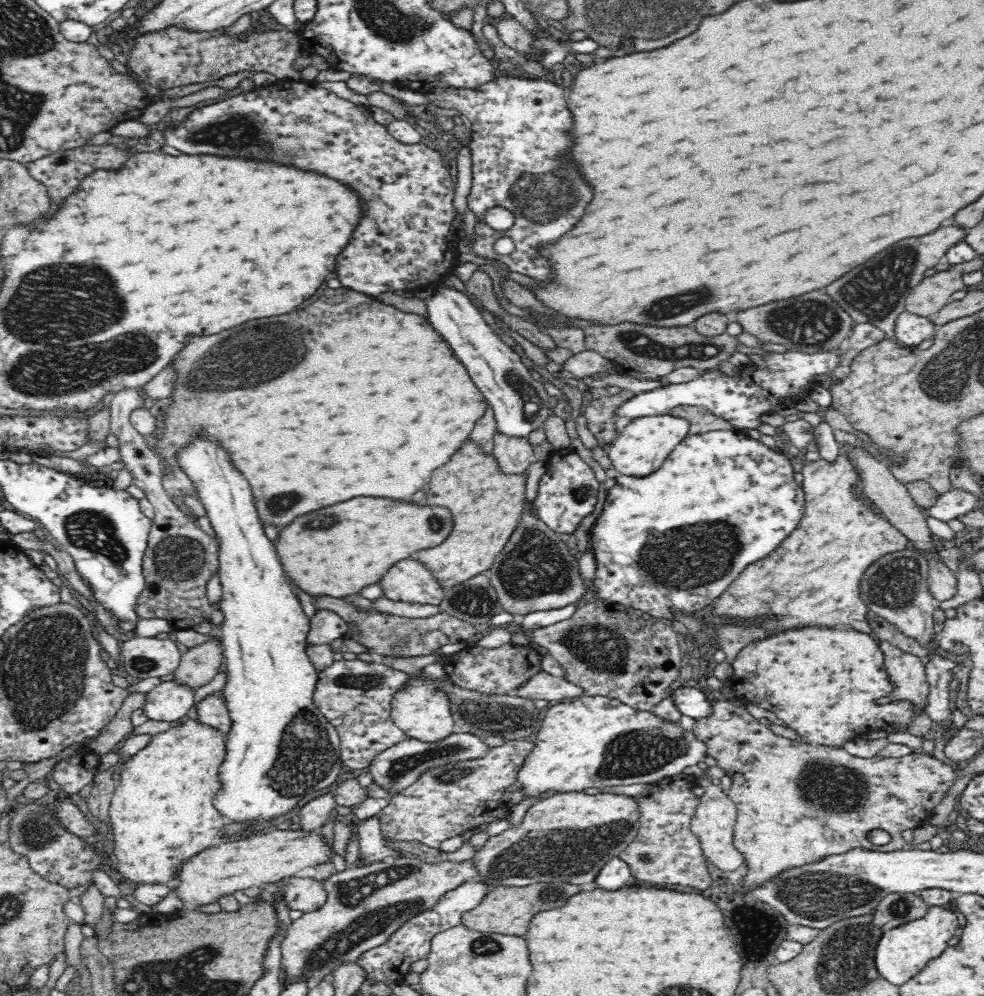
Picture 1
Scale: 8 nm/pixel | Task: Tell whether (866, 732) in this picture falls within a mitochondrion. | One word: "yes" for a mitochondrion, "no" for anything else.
no

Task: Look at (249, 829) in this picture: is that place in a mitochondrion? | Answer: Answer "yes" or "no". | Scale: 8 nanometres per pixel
no

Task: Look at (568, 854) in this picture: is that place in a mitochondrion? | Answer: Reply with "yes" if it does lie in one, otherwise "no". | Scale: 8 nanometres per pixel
yes

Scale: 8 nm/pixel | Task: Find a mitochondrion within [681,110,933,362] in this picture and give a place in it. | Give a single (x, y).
(881, 293)

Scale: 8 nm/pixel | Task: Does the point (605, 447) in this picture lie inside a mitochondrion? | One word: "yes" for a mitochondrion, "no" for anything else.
no

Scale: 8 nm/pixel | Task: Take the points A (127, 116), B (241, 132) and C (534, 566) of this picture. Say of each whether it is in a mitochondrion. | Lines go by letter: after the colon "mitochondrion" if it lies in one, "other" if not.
A: other
B: mitochondrion
C: mitochondrion

